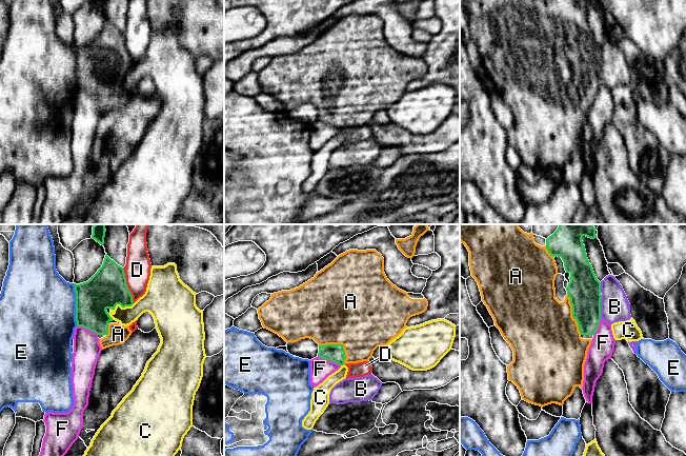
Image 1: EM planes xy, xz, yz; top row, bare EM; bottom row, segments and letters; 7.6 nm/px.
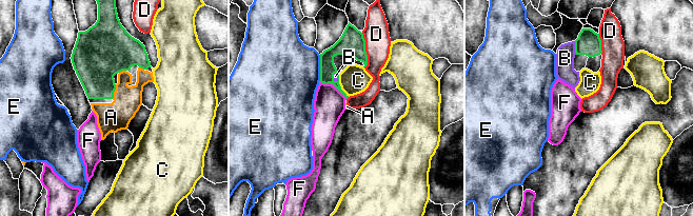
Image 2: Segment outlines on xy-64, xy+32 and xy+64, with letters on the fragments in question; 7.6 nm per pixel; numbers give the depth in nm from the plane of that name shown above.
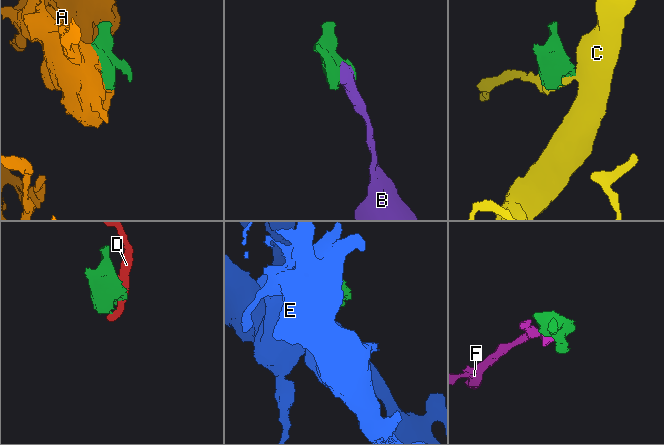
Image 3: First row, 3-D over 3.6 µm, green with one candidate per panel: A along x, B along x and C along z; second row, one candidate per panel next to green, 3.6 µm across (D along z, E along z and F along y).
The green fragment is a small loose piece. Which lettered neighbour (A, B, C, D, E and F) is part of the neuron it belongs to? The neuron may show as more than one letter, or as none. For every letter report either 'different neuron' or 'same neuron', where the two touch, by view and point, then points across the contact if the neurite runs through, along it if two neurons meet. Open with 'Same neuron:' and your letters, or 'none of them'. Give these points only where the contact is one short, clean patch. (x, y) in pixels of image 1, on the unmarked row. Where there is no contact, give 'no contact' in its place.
Same neuron: A
A: same neuron | xz (341, 108)
B: different neuron | yz (600, 71)
C: different neuron | xy (122, 71) | along xy (134, 67), (127, 71), (117, 68), (111, 73)
D: different neuron | xy (126, 50) | along xy (122, 32), (125, 38), (125, 47), (134, 66)
E: different neuron | xy (76, 68) | along xy (73, 47), (77, 90)
F: different neuron | xz (329, 123) | along xz (318, 119), (340, 130)

